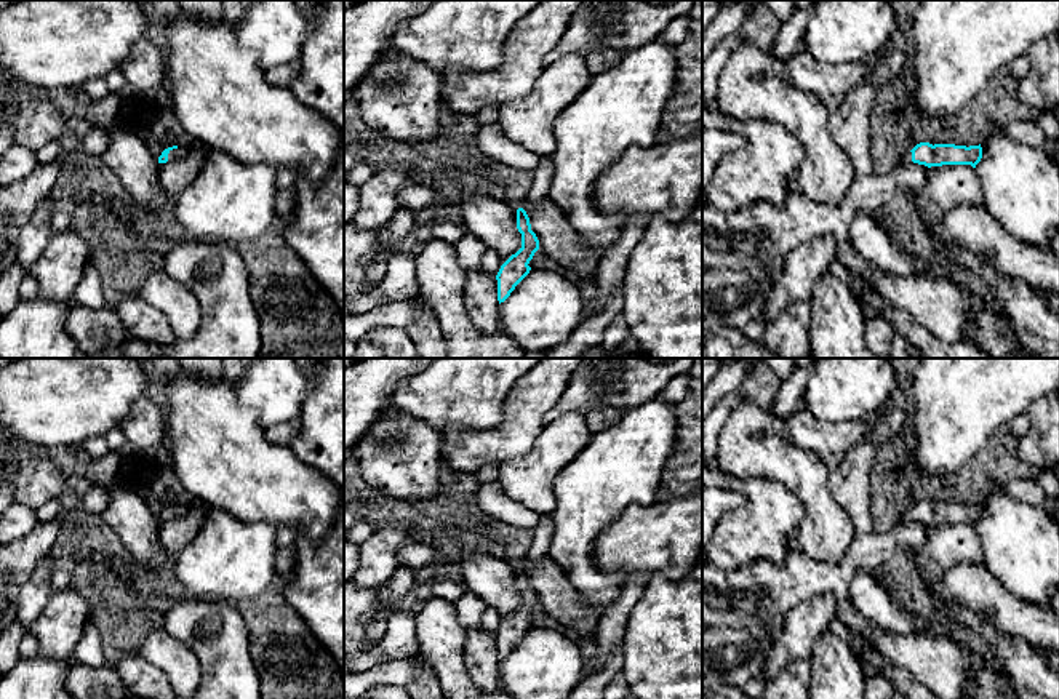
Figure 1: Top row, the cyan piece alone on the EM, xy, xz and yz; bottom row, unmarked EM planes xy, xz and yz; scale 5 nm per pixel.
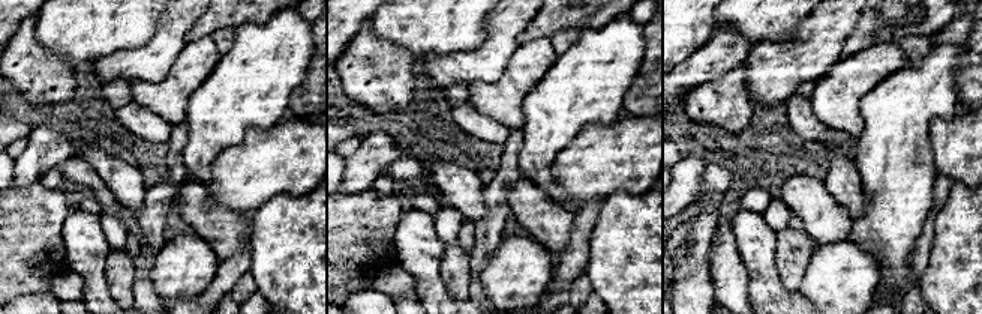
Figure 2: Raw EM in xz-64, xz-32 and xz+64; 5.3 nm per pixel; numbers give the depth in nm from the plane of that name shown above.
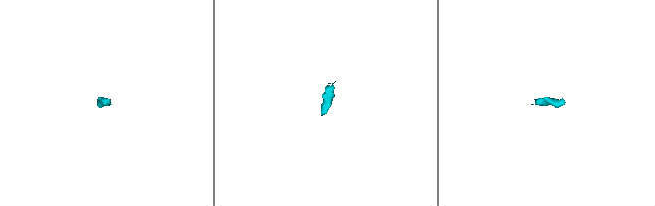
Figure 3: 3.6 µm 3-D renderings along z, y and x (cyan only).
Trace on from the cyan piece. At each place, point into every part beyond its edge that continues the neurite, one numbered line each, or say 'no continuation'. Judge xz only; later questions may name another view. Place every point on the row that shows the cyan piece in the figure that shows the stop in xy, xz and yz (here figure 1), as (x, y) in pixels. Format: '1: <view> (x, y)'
no continuation

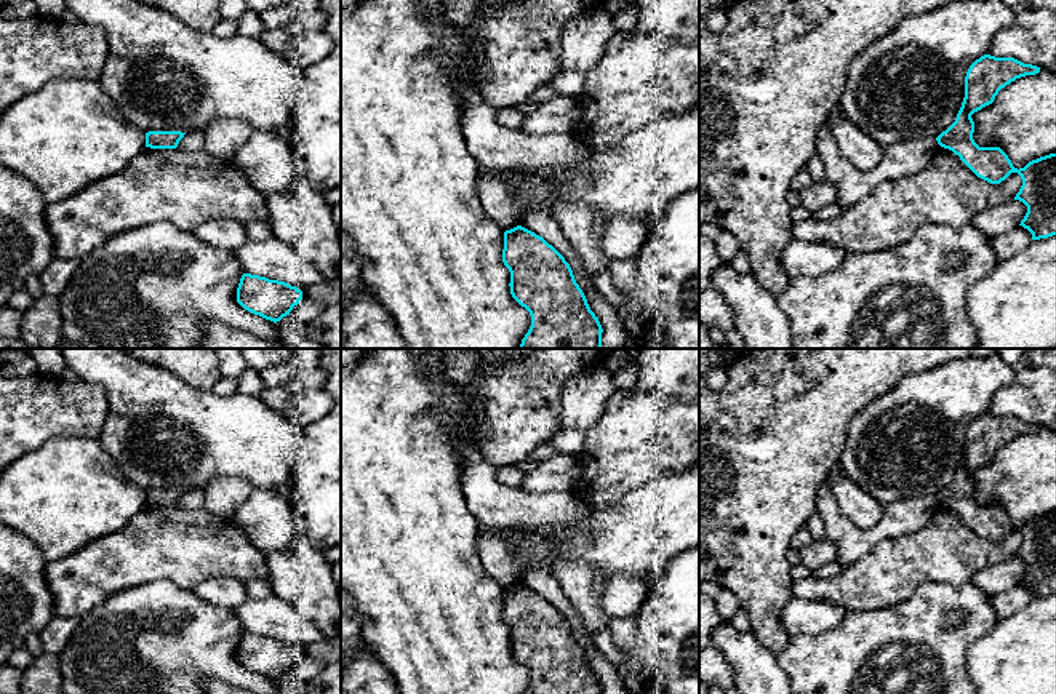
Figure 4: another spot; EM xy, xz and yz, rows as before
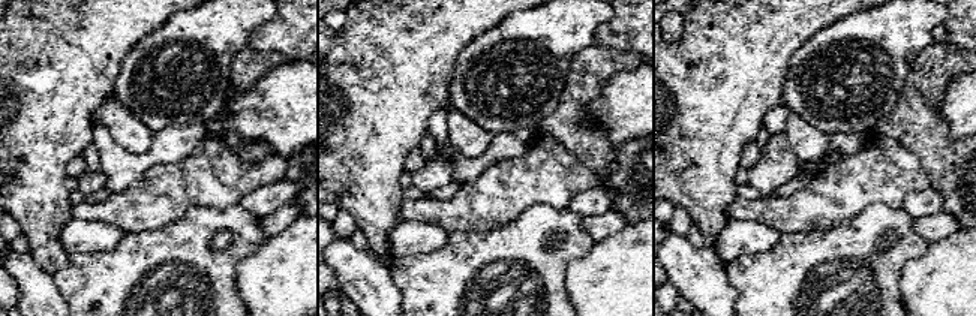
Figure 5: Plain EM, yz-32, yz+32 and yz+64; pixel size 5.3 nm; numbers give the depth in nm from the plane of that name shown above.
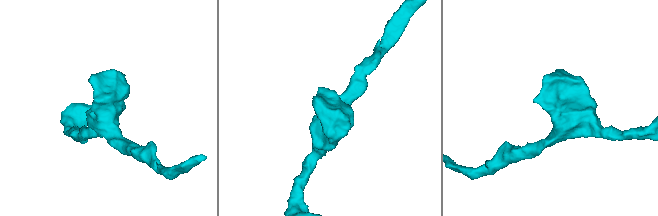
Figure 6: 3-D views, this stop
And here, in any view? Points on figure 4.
no continuation

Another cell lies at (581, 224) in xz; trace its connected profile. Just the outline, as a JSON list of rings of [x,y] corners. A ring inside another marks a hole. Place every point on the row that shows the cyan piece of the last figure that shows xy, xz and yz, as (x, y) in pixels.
[[[557,201],[552,216],[586,272],[590,277],[605,272],[610,262],[602,249],[605,216],[595,206],[578,201]]]

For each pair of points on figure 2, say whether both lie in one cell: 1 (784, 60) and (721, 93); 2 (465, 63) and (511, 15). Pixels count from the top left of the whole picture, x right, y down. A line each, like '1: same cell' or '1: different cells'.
1: different cells
2: same cell

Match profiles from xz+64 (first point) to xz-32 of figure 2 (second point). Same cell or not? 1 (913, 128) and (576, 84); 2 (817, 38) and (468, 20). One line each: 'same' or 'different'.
1: same
2: different

